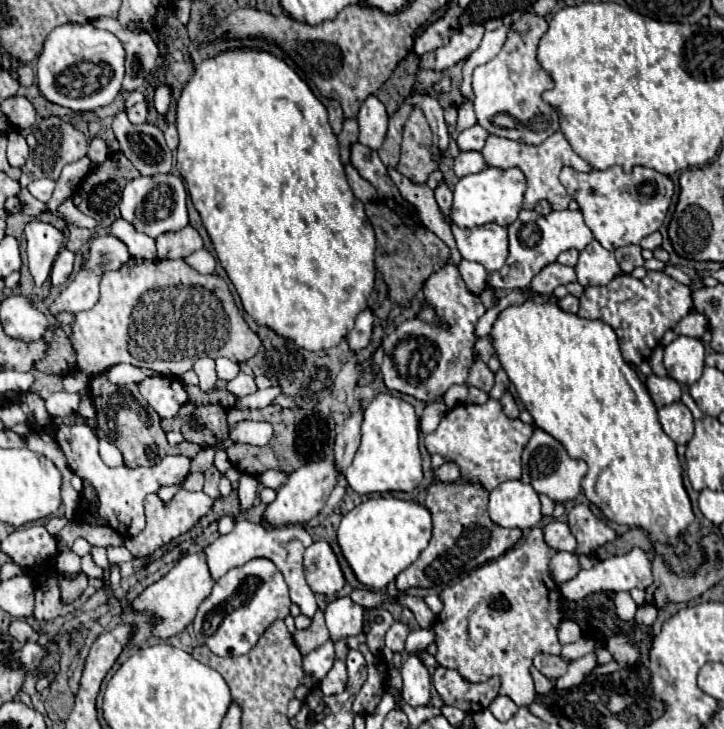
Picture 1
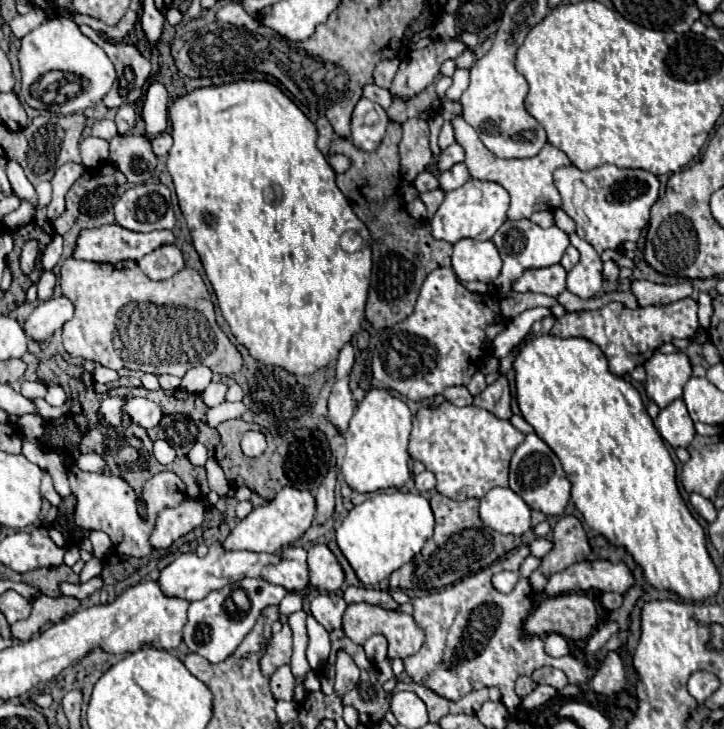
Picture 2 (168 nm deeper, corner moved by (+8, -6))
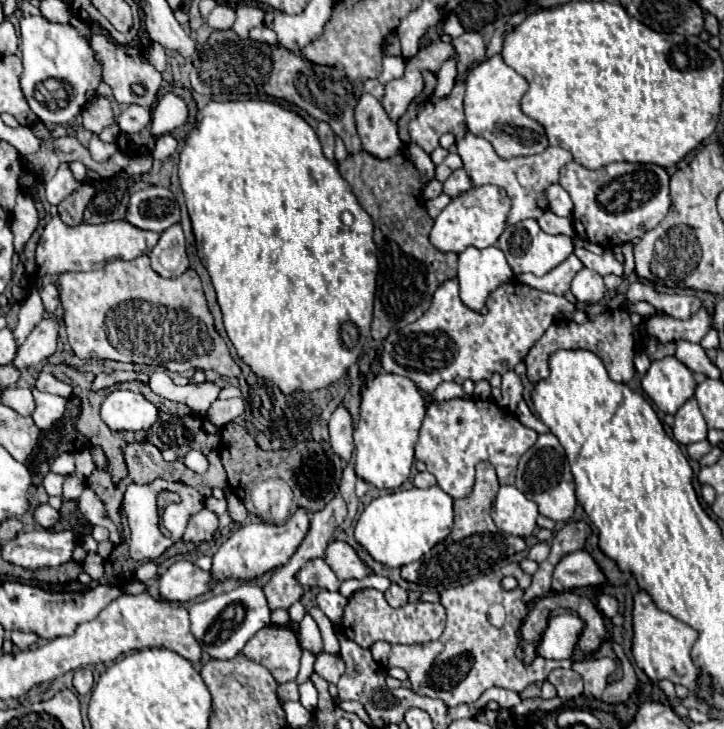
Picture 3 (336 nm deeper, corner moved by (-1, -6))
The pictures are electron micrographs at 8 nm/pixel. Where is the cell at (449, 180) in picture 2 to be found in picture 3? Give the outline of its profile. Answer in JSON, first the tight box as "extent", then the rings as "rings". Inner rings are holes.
{"extent":[444,168,472,196],"rings":[[[458,168],[458,170],[454,170],[450,176],[448,176],[448,180],[444,182],[444,192],[448,194],[448,196],[458,196],[458,194],[462,194],[462,192],[466,192],[466,190],[470,190],[472,188],[472,180],[470,180],[470,176],[466,174],[466,170],[464,168]]]}

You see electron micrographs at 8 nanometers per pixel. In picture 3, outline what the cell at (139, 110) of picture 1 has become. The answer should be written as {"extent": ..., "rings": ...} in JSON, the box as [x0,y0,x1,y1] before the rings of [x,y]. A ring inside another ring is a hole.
{"extent":[116,104,150,134],"rings":[[[132,104],[118,116],[116,122],[122,132],[128,132],[128,134],[140,132],[150,122],[150,108],[142,108],[142,106]]]}

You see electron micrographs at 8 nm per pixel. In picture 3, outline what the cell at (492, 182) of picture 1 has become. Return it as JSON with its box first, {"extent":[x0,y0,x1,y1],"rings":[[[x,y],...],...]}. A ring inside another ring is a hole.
{"extent":[430,186,510,254],"rings":[[[474,186],[460,196],[452,198],[452,202],[440,212],[430,232],[430,242],[442,252],[456,252],[460,254],[468,246],[486,248],[496,244],[500,234],[506,228],[506,216],[510,212],[510,198],[498,186]]]}

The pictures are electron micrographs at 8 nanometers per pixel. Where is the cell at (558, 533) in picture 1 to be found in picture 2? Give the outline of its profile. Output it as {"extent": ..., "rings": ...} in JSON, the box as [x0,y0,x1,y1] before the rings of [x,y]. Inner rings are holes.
{"extent":[529,538,551,558],"rings":[[[537,538],[537,540],[533,540],[531,544],[529,544],[529,548],[531,548],[531,554],[533,556],[537,556],[537,558],[543,558],[549,550],[551,550],[551,542],[549,540],[545,540],[545,538]]]}

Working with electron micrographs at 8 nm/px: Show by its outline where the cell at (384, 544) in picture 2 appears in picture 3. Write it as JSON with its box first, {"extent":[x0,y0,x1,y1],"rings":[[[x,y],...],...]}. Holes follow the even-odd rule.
{"extent":[354,486,452,568],"rings":[[[432,486],[426,490],[410,488],[390,492],[374,498],[358,518],[354,538],[356,542],[380,564],[390,568],[402,568],[420,560],[438,542],[442,542],[452,528],[452,498],[442,488]]]}

